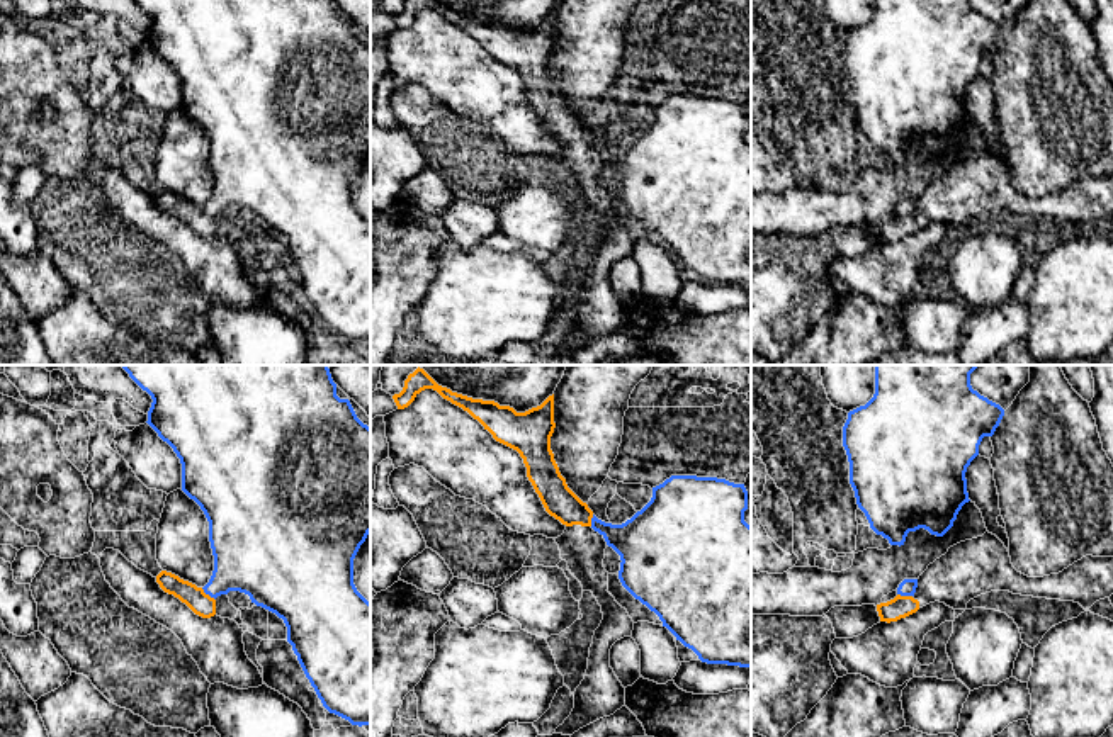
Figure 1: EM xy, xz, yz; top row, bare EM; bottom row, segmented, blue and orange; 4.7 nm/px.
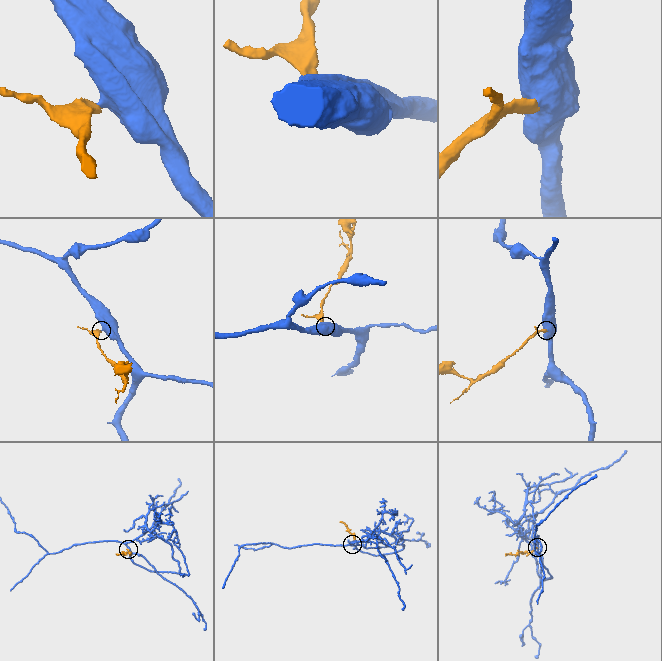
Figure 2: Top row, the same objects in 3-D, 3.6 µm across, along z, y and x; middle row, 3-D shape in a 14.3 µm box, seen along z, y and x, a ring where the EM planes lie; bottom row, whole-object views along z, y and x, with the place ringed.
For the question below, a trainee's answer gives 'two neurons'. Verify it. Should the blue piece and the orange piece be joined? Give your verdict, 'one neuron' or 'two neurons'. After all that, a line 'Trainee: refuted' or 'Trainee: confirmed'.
two neurons
Trainee: confirmed

